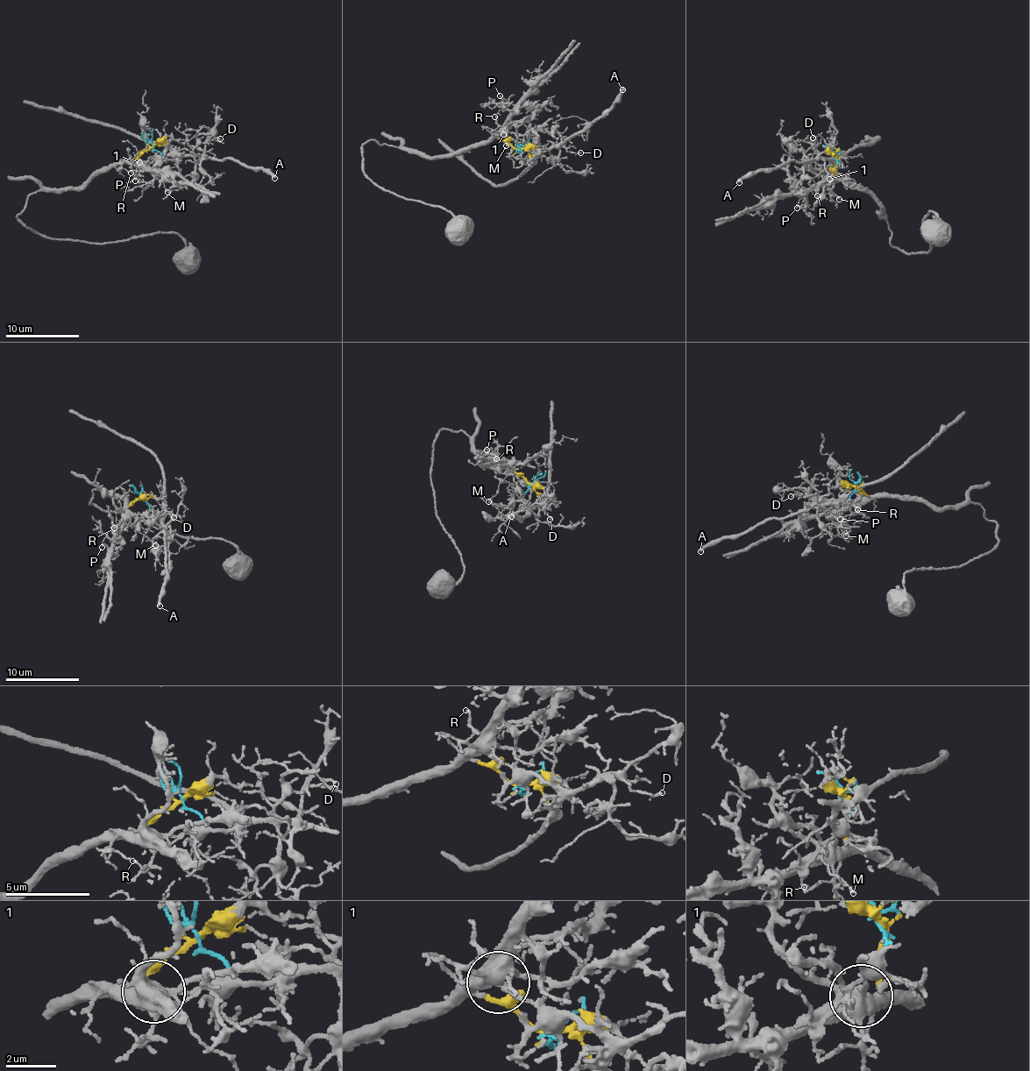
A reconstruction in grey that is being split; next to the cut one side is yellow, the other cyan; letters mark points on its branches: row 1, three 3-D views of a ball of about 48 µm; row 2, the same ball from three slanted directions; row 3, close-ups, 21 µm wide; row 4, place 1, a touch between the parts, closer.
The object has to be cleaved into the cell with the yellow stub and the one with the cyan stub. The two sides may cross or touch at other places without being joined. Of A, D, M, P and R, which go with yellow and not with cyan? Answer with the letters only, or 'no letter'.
M, P, R

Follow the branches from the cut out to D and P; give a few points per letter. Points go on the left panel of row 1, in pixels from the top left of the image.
D: (148, 144), (166, 159), (193, 155), (198, 145), (211, 138), (220, 139)
P: (148, 144), (148, 148), (134, 159), (141, 160), (148, 169), (136, 173), (135, 180)

